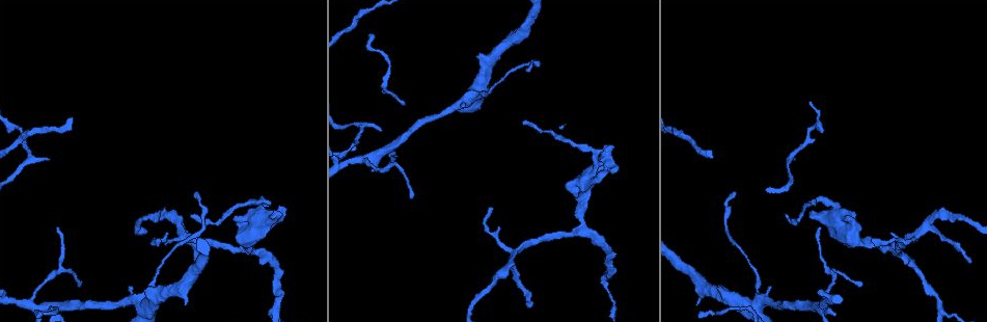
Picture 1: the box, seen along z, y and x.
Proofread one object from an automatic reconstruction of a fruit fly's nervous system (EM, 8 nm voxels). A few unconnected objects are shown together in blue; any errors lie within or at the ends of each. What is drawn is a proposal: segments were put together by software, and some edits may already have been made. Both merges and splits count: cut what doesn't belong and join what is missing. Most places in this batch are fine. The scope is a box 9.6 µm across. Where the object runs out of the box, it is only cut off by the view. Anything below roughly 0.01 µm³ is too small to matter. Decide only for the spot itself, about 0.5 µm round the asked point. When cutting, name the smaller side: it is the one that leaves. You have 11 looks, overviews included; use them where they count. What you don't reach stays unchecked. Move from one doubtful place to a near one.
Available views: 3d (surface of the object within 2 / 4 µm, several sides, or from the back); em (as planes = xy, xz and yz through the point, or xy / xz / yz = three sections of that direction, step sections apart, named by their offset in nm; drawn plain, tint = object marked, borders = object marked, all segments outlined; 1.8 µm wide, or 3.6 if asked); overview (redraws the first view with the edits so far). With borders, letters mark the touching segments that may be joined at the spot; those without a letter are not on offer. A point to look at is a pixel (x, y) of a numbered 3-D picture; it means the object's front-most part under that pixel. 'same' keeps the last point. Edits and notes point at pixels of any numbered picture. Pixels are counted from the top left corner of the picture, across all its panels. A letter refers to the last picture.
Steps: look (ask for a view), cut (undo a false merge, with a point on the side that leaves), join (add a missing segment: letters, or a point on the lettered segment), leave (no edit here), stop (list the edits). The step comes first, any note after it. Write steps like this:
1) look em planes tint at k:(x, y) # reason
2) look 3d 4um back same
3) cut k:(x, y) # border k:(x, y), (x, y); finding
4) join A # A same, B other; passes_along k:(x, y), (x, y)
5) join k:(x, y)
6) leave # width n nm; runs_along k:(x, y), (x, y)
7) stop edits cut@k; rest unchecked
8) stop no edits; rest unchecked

look em planes borders at 1:(32, 307) # two arms in line, one across

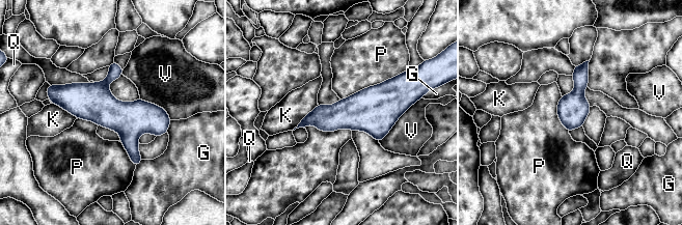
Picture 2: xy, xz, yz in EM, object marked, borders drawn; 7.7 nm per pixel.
leave # G other, K other, P other, Q other, V other; border 2:(401, 74), (340, 100); all the same neuron

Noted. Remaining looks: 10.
look em planes borders at 1:(381, 129)

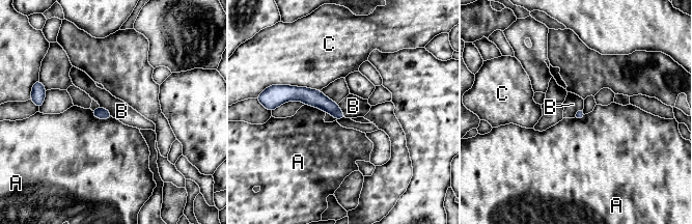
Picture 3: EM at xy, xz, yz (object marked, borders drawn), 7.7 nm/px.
leave # longest_contact C 340 nm; A other, B other, C other; border 3:(100, 106), (105, 108), (112, 116); no lettered segment goes on from it

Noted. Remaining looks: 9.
look 3d 4um at 1:(594, 170) # thick turns thin

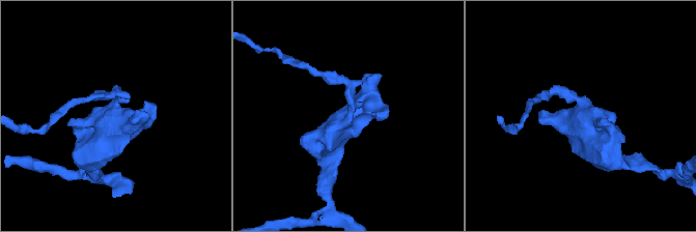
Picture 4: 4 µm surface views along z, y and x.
look em planes tint at 4:(114, 114)

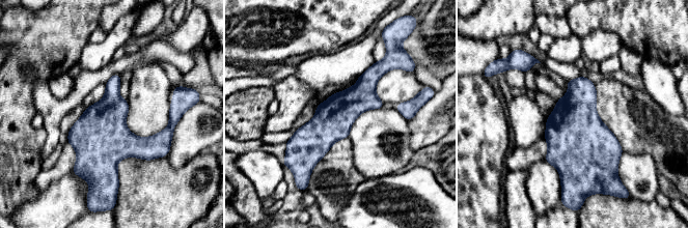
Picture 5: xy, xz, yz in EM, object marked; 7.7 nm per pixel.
look em planes borders same # what lies round it

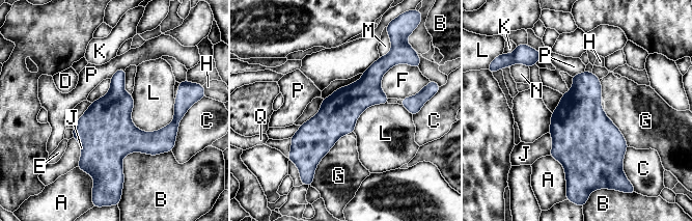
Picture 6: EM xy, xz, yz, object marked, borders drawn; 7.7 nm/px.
leave # A other, B other, C other, D other, E other, F other, G other, H other, J other, K other, L other, M other, N other, P other, Q other; border 6:(131, 94), (140, 130), (173, 120); one neuron here

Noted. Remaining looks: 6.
look em 3.6um planes tint at 1:(251, 249)

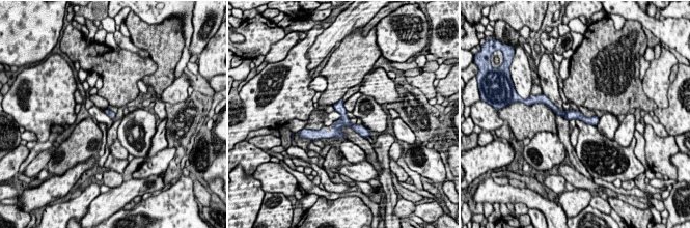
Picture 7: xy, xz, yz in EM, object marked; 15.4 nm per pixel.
look em 3.6um planes borders same # see the neighbours

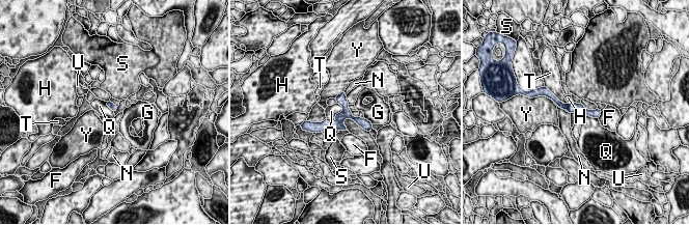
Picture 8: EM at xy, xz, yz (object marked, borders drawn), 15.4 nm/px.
leave # longest_contact U 460 nm; F other, G other, H other, N other, Q other, S other, T other, U other, Y other; runs_along 8:(368, 124), (343, 116), (323, 128); one neuron here

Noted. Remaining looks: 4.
stop no edits; rest unchecked

